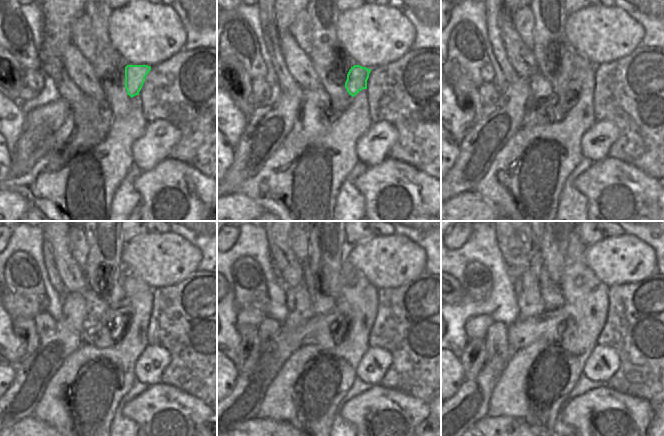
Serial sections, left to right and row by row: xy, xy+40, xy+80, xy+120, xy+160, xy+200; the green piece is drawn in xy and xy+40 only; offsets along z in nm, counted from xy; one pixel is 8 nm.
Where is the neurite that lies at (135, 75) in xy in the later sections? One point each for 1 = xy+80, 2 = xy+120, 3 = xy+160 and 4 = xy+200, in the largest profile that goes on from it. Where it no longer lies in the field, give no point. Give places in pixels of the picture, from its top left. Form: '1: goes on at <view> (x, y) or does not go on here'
1: goes on at xy+80 (556, 106)
2: goes on at xy+120 (105, 332)
3: goes on at xy+160 (327, 331)
4: goes on at xy+200 (549, 326)

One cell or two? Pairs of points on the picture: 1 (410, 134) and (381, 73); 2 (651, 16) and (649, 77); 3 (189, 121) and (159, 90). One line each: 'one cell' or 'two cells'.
1: one cell
2: two cells
3: one cell

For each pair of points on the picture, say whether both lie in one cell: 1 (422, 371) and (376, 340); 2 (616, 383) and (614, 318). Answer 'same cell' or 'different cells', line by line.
1: same cell
2: same cell

